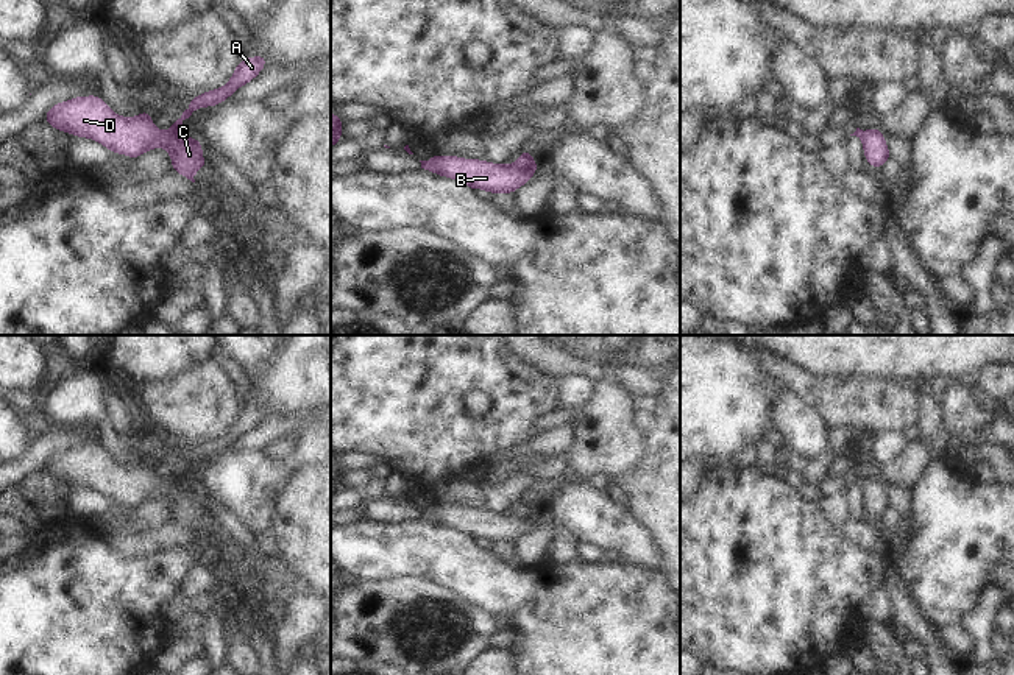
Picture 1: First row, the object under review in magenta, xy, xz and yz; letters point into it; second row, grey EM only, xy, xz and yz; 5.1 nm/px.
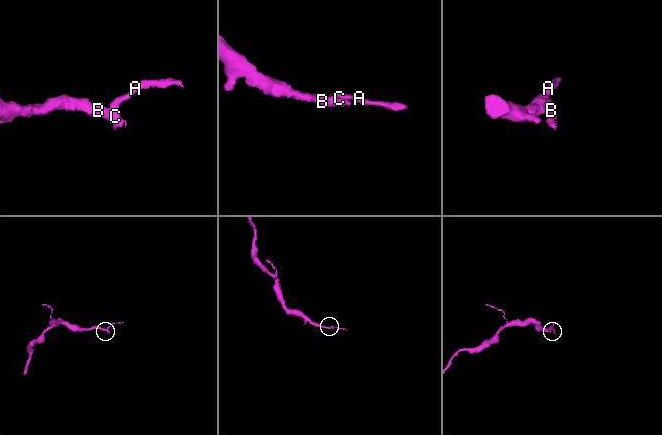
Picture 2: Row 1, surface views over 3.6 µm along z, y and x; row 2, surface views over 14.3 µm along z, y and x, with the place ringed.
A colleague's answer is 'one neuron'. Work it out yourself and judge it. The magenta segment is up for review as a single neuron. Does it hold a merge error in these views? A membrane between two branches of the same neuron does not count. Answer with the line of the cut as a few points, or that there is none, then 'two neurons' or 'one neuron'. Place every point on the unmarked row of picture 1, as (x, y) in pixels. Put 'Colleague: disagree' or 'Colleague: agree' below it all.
cut in xz along (507, 512), (521, 518), (537, 516); two neurons
Colleague: disagree

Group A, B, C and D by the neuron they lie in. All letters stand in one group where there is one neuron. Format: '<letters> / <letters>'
A / B C D

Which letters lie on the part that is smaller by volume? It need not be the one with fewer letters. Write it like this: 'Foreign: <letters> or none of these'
Foreign: A

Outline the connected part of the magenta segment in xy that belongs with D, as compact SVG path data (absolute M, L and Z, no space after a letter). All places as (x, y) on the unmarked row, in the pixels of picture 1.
M100 444L73 446L55 452L42 471L75 486L95 489L114 504L131 508L150 499L164 497L170 504L172 519L192 532L197 521L209 514L198 488L186 483L172 486L167 480L158 479L147 458L140 465L119 465Z

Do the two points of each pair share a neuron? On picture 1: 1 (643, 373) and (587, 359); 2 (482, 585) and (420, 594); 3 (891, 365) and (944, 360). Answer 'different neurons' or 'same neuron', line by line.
1: same neuron
2: different neurons
3: same neuron

